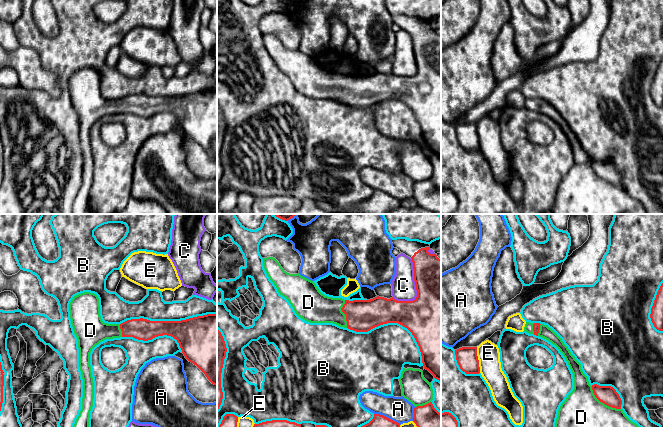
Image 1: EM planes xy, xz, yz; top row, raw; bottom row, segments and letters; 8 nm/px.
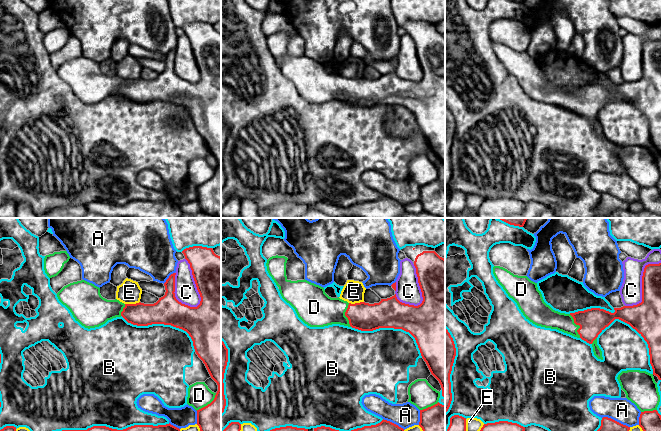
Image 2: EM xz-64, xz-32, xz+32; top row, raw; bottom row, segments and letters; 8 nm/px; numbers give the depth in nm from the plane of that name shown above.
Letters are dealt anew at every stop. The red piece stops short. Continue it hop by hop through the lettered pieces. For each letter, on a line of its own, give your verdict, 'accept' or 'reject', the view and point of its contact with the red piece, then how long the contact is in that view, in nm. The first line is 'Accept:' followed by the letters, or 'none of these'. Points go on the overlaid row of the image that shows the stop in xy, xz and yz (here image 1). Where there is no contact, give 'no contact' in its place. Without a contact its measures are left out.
Accept: D
A: reject; contact xz (386, 417); length 240 nm
B: reject; contact xz (395, 322); length 700 nm
C: reject; contact xz (416, 287); length 360 nm
D: accept; contact yz (603, 402); length 300 nm
E: reject; contact yz (478, 360); length 220 nm

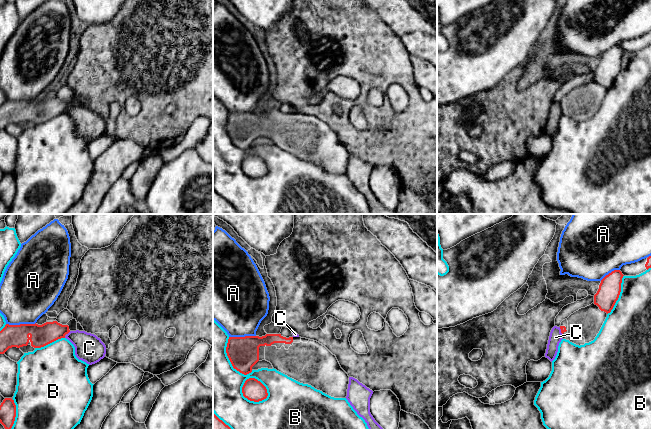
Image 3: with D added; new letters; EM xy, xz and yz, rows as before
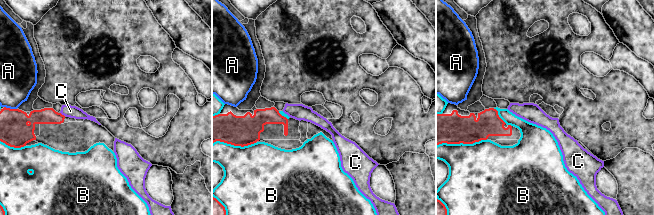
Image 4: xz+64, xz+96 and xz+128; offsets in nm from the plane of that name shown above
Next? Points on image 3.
Accept: none of these
A: reject; contact xy (20, 324); length 240 nm
B: reject; contact xz (252, 400); length 240 nm
C: reject; contact xy (68, 332); length 40 nm

